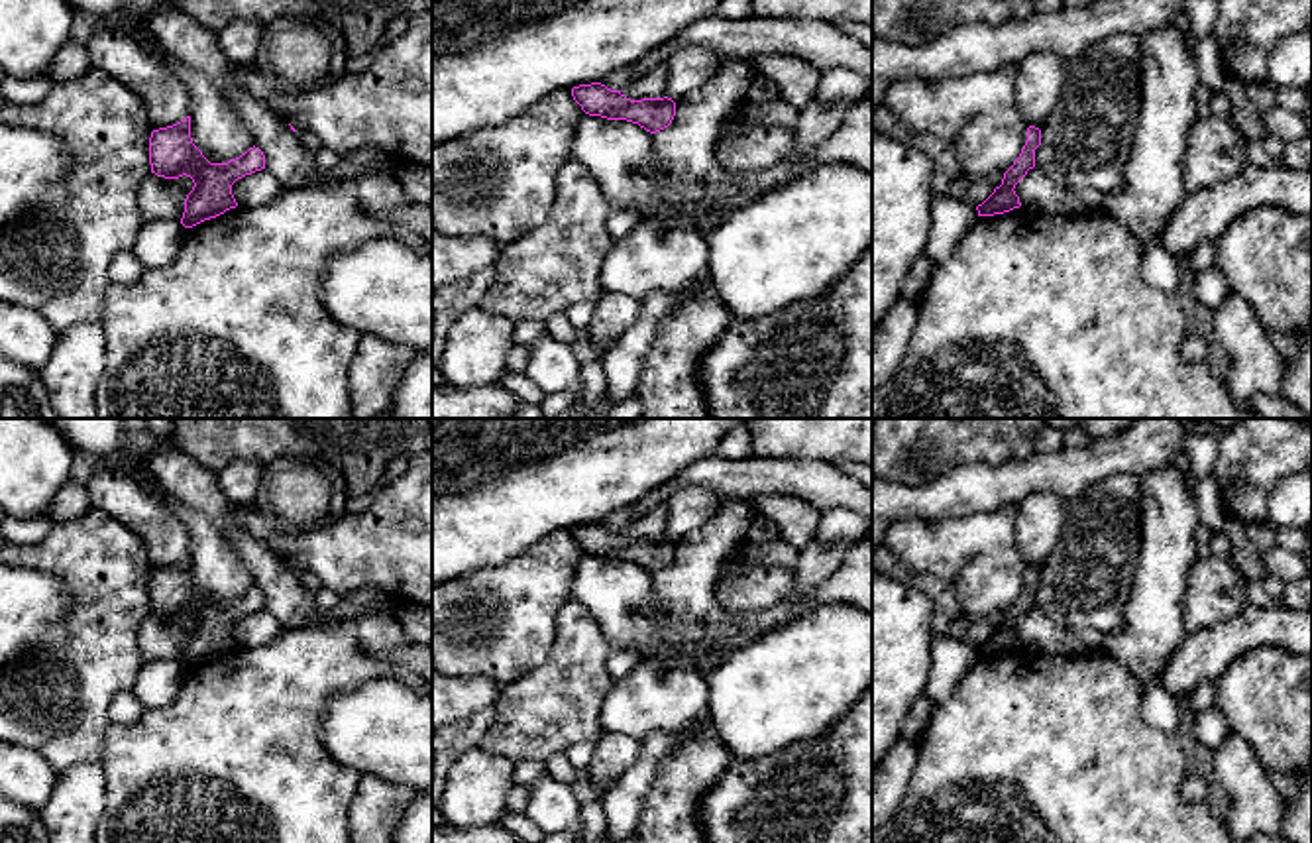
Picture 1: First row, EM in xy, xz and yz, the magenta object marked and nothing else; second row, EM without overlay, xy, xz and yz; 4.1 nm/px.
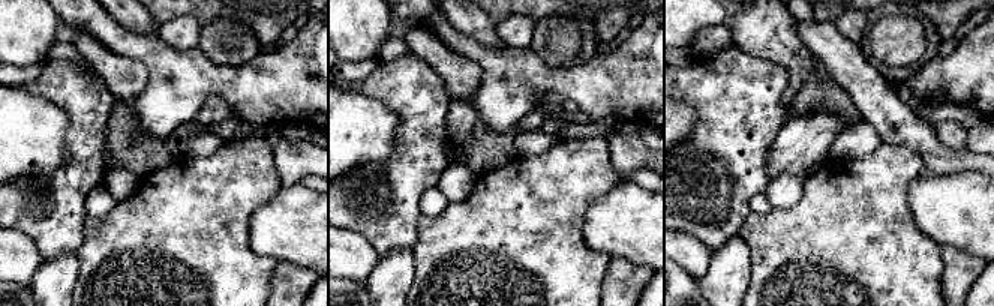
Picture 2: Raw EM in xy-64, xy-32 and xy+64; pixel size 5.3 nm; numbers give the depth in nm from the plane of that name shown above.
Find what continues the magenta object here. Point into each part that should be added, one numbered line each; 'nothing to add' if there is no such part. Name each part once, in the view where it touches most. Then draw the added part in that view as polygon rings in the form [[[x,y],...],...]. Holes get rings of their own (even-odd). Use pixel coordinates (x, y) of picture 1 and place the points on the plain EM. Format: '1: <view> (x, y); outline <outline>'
nothing to add

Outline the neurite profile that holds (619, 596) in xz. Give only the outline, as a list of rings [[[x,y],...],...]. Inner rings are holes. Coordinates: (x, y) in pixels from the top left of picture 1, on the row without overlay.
[[[585,554],[577,564],[570,599],[591,613],[611,648],[634,646],[644,658],[683,658],[705,676],[764,631],[742,627],[733,633],[725,627],[676,623],[674,629],[693,648],[672,645],[664,635],[664,619],[656,611],[652,574],[627,560]]]

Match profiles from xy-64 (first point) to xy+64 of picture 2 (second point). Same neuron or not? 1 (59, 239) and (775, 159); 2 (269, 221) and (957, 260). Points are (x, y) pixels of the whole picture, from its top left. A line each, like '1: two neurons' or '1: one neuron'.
1: two neurons
2: two neurons

